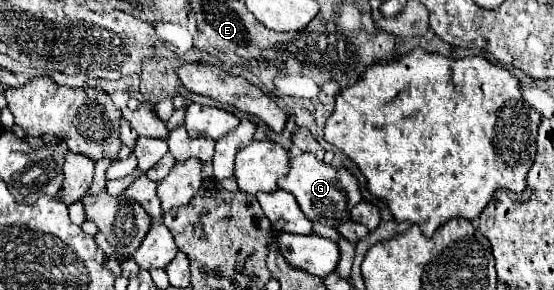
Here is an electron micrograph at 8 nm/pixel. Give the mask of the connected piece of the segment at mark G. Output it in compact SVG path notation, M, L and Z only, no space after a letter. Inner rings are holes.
M299 154L291 158L289 174L279 178L277 186L297 198L299 208L311 222L321 222L323 226L339 226L341 222L347 222L353 206L361 202L361 192L355 176L345 168L335 168L317 160L315 154Z

